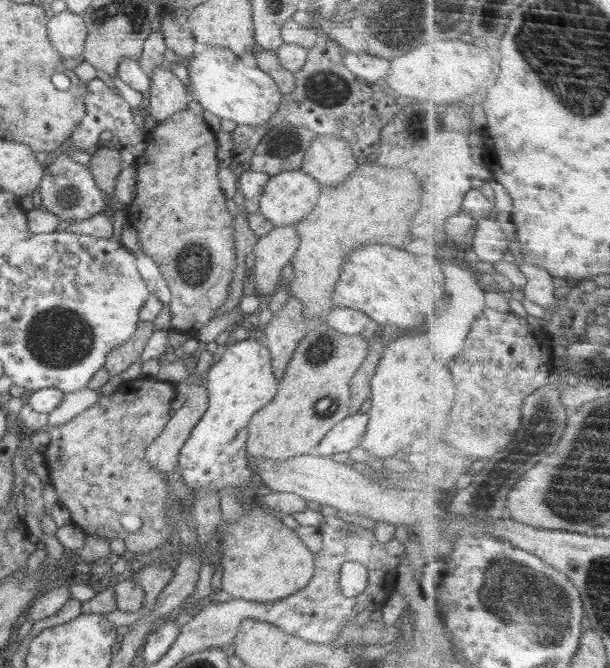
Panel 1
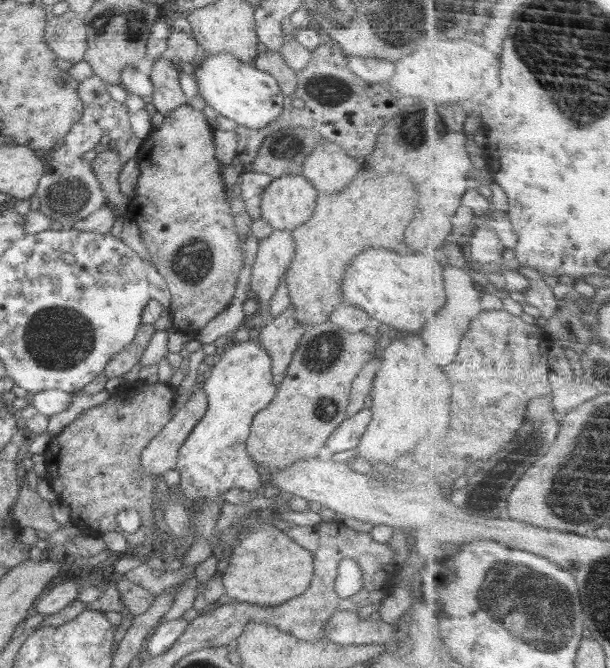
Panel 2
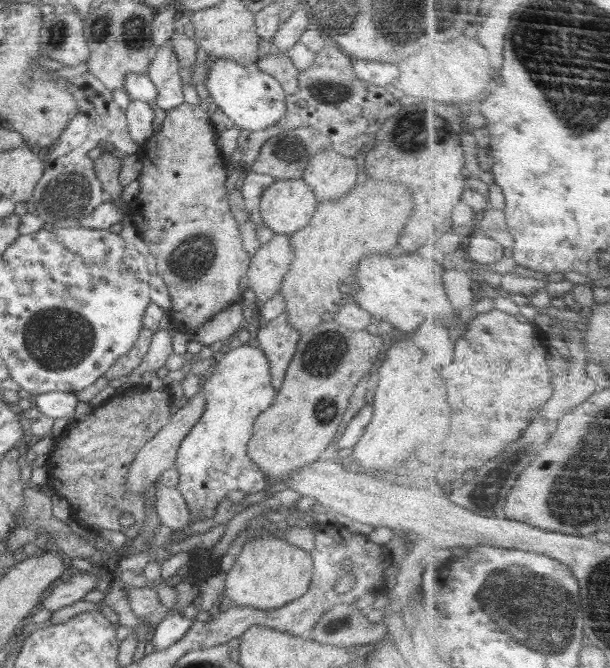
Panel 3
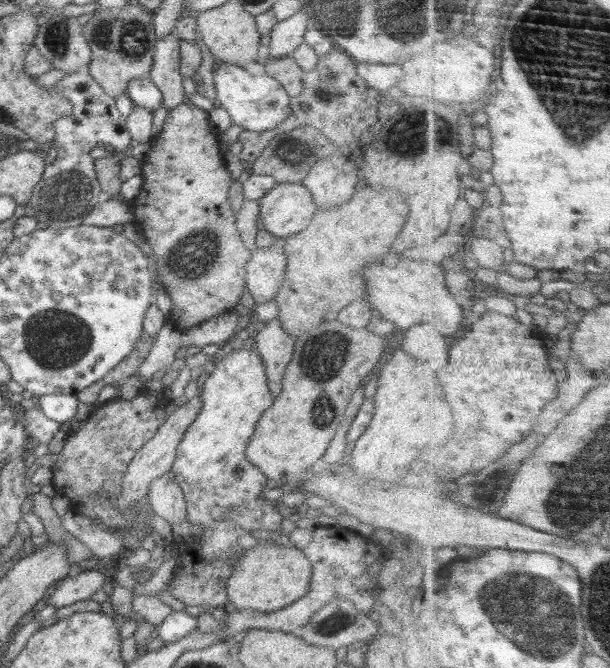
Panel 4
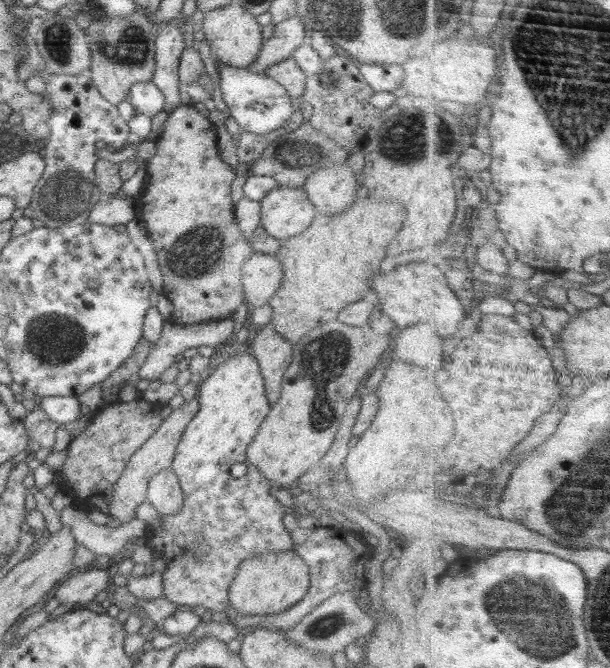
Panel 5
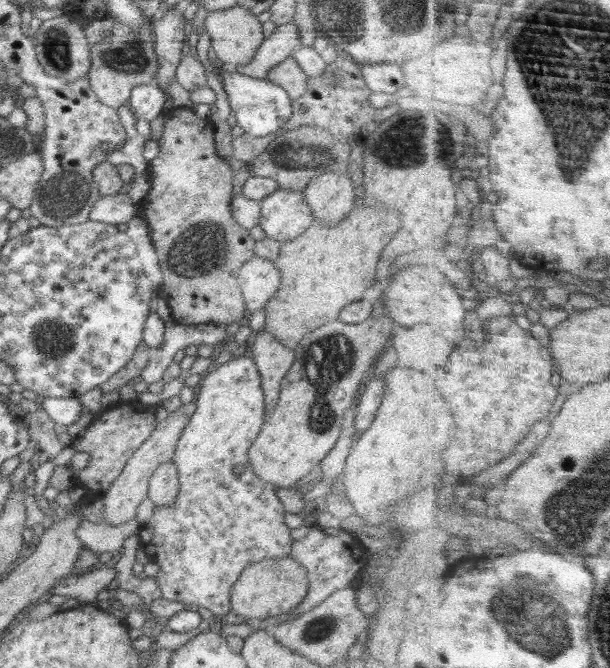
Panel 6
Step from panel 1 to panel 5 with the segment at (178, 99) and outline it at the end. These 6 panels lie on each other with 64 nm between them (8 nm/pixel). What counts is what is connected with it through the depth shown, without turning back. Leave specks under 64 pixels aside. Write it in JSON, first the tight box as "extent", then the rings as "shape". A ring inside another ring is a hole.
{"extent":[151,17,187,113],"shape":[[[183,17],[158,25],[159,33],[155,40],[155,72],[151,81],[165,96],[163,110],[171,113],[181,104],[179,87],[179,63],[182,51],[187,47],[180,26]]]}

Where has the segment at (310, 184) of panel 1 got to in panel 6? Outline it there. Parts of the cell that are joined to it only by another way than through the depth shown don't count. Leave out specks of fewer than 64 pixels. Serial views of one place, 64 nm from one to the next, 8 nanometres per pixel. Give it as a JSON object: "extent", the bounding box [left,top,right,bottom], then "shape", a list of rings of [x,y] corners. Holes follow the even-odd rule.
{"extent":[259,188,316,242],"shape":[[[278,188],[259,203],[259,225],[266,237],[280,242],[299,237],[316,220],[301,192]]]}

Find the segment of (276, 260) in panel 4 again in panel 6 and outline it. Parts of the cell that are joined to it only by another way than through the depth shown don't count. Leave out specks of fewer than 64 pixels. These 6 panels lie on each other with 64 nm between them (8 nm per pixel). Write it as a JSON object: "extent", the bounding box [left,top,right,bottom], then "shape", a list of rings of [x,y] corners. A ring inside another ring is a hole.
{"extent":[237,255,281,315],"shape":[[[257,255],[239,269],[237,280],[248,315],[264,309],[281,284],[276,265]]]}

